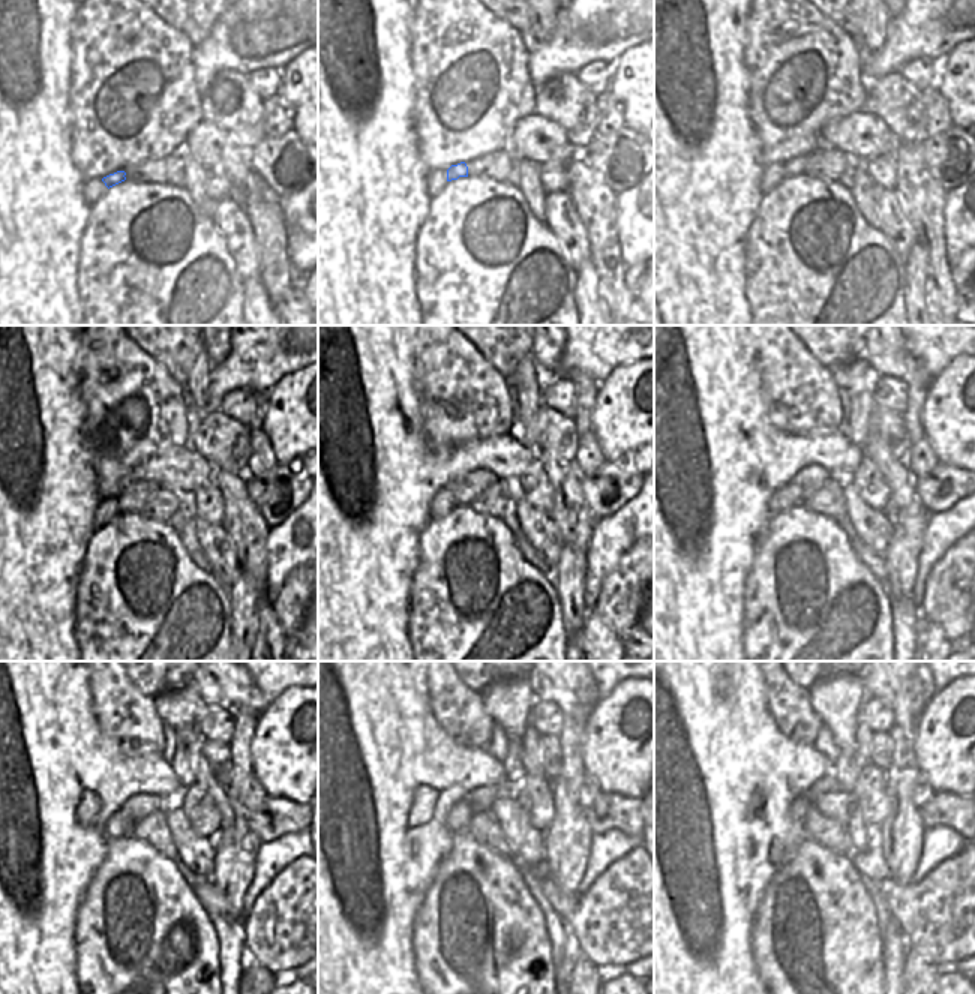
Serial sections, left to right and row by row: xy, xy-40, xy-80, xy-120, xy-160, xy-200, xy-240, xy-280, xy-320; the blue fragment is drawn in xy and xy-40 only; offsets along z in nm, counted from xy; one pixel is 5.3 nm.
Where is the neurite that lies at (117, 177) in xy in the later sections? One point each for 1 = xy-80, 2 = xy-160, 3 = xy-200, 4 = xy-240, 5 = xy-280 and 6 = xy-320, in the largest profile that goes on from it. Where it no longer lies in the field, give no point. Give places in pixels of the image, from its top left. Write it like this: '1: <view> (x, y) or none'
1: xy-80 (800, 165)
2: xy-160 (467, 488)
3: xy-200 (810, 479)
4: xy-240 (140, 805)
5: xy-280 (480, 799)
6: xy-320 (827, 783)

